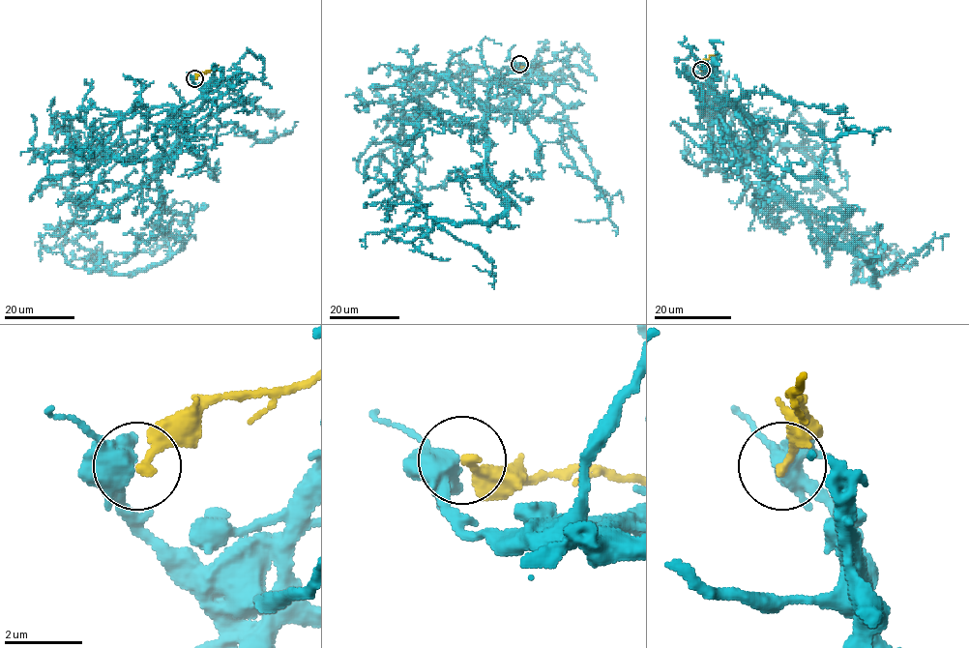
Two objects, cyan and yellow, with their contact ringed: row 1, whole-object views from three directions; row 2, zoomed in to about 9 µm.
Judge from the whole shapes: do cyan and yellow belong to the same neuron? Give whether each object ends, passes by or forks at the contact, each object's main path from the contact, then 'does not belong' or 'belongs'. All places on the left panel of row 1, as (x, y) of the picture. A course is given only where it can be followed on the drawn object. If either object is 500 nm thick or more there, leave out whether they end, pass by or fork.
cyan forks | yellow ends | cyan via (194, 77), (203, 103), (158, 177), (161, 225), (183, 244), (112, 270), (167, 229), (168, 242) | yellow via (194, 77), (203, 72), (217, 70), (214, 65) | does not belong

